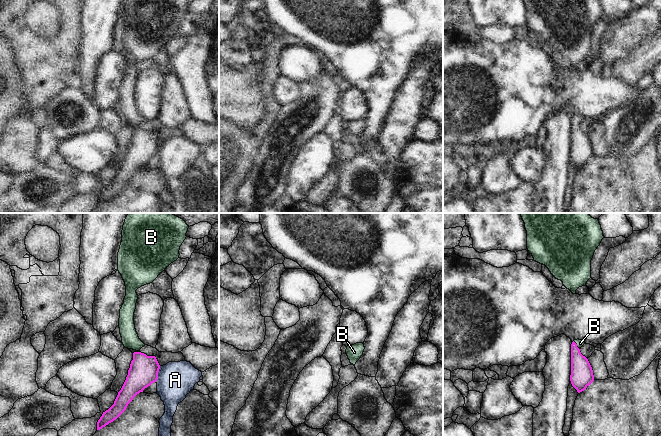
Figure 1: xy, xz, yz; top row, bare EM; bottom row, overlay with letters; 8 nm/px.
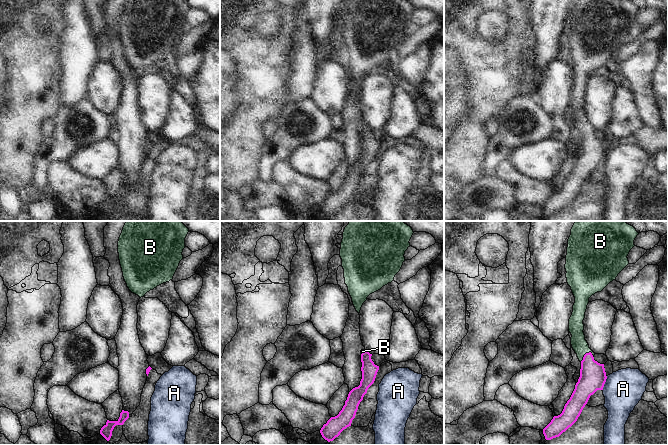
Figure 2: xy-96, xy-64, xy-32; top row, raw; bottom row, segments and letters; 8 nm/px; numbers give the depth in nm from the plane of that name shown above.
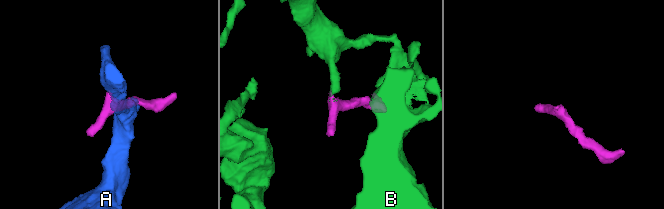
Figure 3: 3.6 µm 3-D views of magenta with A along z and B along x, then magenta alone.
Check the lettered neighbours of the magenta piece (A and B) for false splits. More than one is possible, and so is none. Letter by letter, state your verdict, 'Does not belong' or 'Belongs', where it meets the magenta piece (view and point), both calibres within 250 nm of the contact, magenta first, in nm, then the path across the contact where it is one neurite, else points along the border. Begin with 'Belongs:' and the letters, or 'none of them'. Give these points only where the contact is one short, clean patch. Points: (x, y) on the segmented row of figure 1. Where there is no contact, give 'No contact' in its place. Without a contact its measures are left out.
Belongs: B
A: Does not belong. Touches magenta at xy (157, 374). Thickness 240 nm (magenta) against 280 nm. Boundary: xy (160, 366), (155, 381)
B: Belongs. Touches magenta at yz (576, 345). Thickness 180 nm (magenta) against 60 nm. Path across: yz (581, 375), (576, 345), (580, 343)

